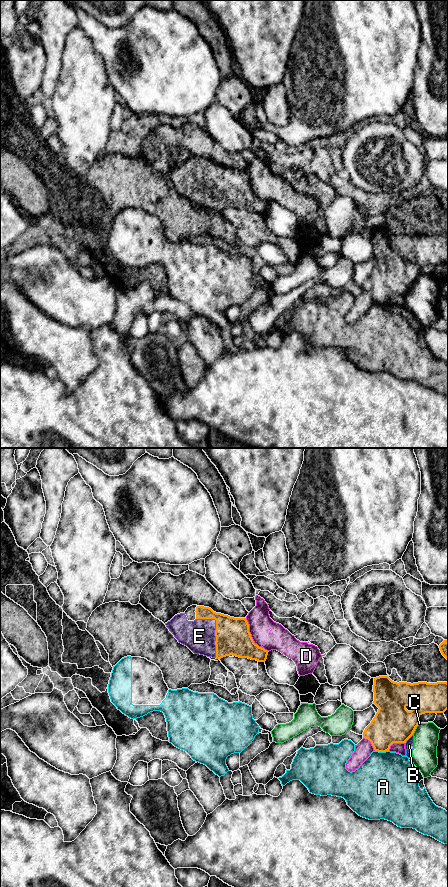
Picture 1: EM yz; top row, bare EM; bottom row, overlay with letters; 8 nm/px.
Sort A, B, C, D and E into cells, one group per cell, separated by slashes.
A / B C / D / E

